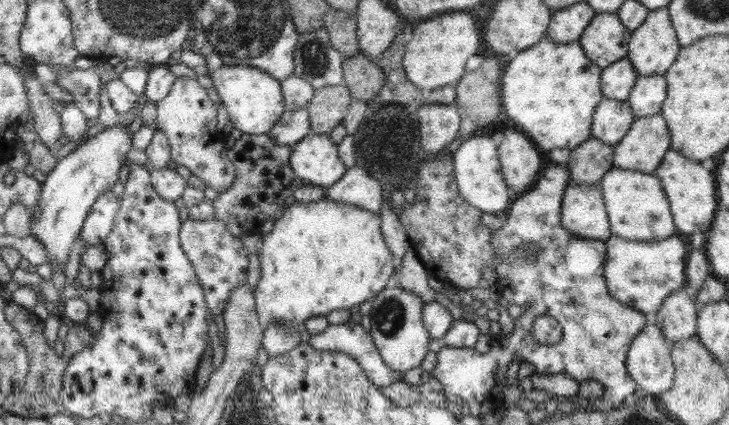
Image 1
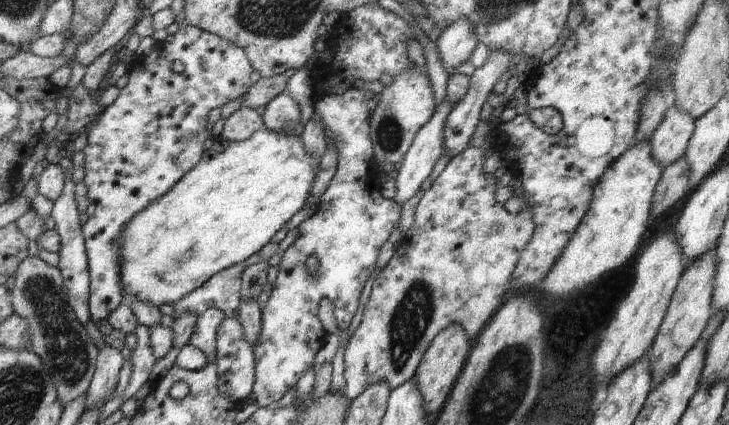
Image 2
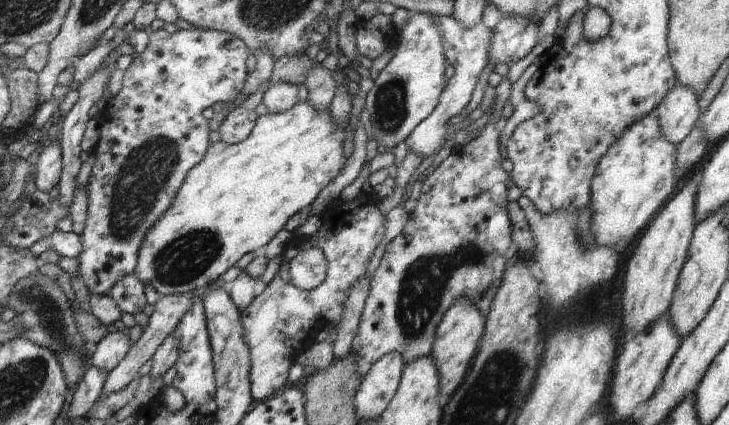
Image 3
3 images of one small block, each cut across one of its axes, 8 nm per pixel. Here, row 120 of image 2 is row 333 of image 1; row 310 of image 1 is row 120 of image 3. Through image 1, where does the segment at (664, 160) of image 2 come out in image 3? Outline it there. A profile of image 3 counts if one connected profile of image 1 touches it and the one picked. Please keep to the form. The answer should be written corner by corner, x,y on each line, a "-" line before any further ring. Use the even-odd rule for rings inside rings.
677,84
655,108
661,135
668,142
681,143
696,128
701,115
698,101
690,87

